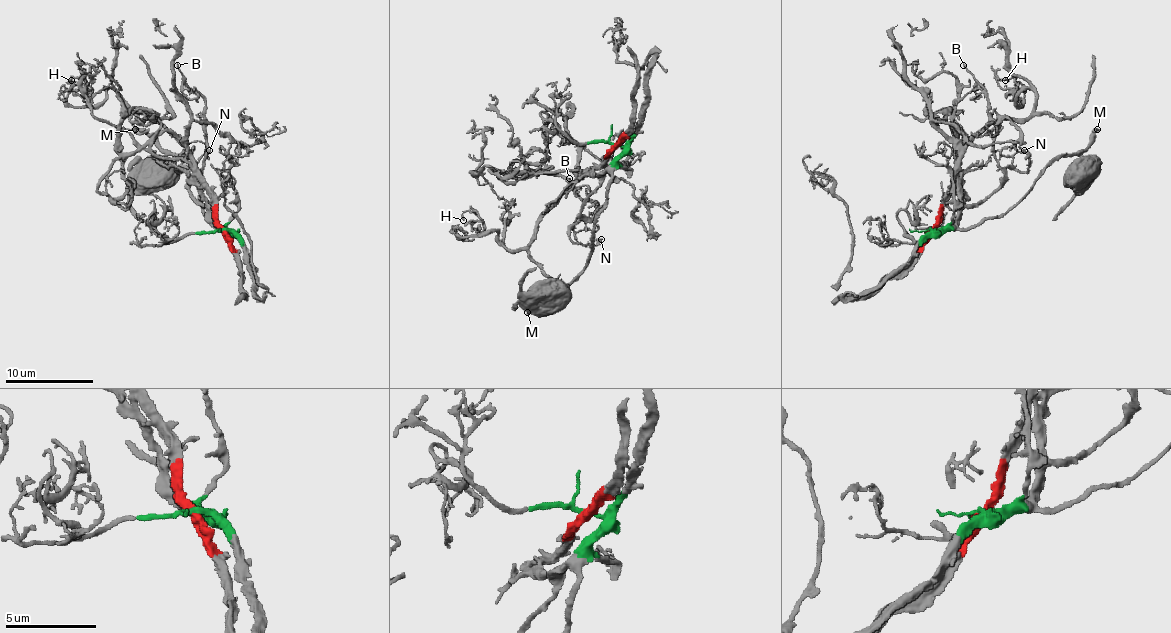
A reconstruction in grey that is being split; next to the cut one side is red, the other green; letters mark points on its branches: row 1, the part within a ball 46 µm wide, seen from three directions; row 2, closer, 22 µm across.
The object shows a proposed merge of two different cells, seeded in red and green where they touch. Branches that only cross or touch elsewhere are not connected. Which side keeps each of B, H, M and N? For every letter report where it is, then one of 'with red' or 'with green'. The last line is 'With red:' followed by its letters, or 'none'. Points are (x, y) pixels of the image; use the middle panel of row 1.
B: at (569, 178); with green
H: at (463, 220); with red
M: at (527, 312); with green
N: at (601, 239); with green
With red: H

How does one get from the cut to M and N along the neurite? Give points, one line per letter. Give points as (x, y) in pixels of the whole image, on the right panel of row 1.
M: (928, 229), (966, 229), (1005, 214), (1058, 156), (1078, 154), (1098, 130)
N: (928, 229), (946, 229), (964, 207), (990, 194), (1005, 167), (1023, 172), (1030, 165), (1023, 150)

